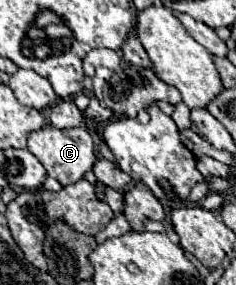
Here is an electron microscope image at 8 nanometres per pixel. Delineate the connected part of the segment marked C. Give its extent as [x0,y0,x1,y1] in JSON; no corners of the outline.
[27,125,97,185]

